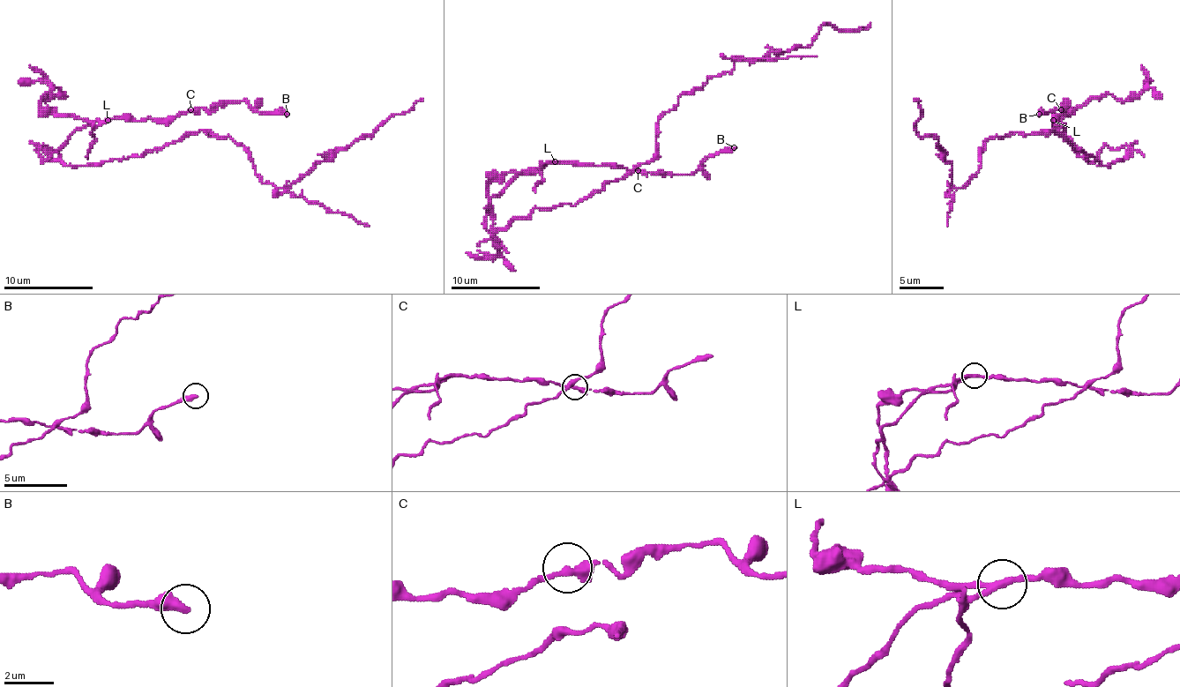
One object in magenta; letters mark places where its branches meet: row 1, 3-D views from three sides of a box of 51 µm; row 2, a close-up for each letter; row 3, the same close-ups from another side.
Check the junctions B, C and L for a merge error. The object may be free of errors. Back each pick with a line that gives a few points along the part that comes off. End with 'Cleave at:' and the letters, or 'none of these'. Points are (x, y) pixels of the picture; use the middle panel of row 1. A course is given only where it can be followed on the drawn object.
L: course (556, 161), (490, 199), (490, 235), (649, 161), (658, 121), (734, 61), (870, 23)
Cleave at: L

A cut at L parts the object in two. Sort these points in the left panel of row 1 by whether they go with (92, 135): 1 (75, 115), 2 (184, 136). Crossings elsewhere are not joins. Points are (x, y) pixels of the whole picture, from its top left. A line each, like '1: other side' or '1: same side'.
1: other side
2: same side

